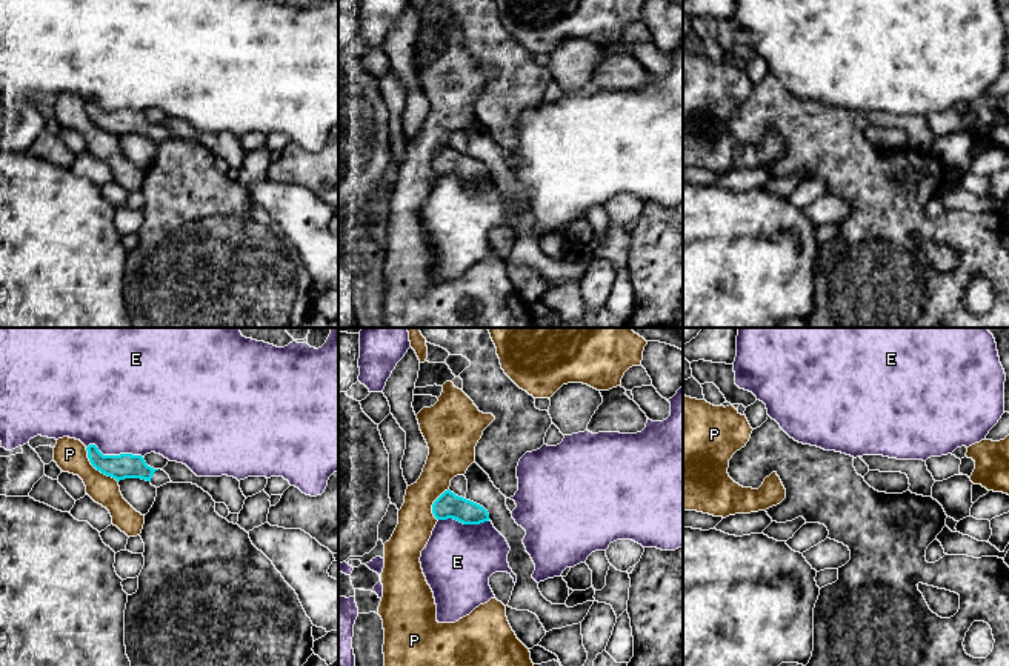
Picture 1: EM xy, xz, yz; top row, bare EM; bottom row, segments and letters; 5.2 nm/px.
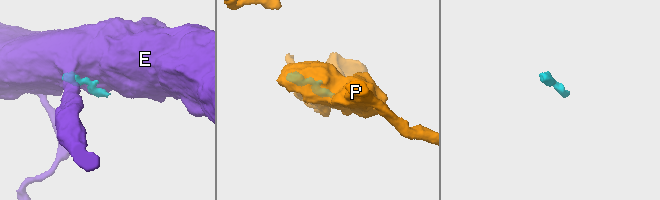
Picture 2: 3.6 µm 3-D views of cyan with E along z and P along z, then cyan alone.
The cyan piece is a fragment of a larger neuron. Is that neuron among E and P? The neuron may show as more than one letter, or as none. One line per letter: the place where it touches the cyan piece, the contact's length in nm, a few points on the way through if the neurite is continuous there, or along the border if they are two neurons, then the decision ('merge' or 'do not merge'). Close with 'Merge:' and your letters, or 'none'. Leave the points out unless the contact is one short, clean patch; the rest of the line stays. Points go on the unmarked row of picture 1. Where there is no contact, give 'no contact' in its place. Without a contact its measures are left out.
E: contact xy (114, 111); length 300 nm; do not merge
P: contact xy (97, 125); length 260 nm; do not merge
Merge: none

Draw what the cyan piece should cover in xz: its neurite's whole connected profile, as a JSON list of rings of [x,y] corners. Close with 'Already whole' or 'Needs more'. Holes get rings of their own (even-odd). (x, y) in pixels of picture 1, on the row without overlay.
[[[449,145],[445,146],[432,160],[432,169],[437,175],[454,174],[463,180],[480,180],[489,177],[488,166]]]. Already whole

